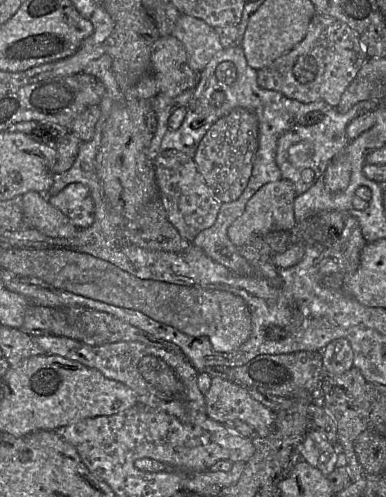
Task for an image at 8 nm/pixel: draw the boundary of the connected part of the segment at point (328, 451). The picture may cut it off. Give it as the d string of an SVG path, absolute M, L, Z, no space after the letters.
M316 429L308 430L298 445L298 452L303 461L317 468L324 476L336 468L337 448Z

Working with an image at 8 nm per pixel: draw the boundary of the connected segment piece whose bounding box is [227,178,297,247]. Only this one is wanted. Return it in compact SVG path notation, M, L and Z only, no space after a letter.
M282 178L263 185L249 199L242 215L228 228L228 238L234 245L240 247L255 237L269 232L290 232L297 225L294 214L294 201L296 197L294 184L287 179Z

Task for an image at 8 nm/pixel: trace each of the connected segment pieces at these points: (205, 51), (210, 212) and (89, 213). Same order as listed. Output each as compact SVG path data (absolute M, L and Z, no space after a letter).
M181 15L172 36L183 44L189 66L197 73L224 50L215 28L192 16Z
M176 150L161 151L155 155L154 167L156 183L168 219L180 235L192 243L199 233L215 223L223 203L206 183L195 160L185 153Z
M72 183L48 202L66 215L78 228L85 229L94 222L94 201L89 189L81 183Z

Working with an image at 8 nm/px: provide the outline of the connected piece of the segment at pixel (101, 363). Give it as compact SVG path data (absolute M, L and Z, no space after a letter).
M51 335L33 338L45 351L45 355L61 356L79 362L98 370L108 379L124 384L136 393L138 402L142 405L164 411L189 425L199 424L208 418L205 395L199 390L197 383L199 372L182 352L169 352L139 342L88 345Z

